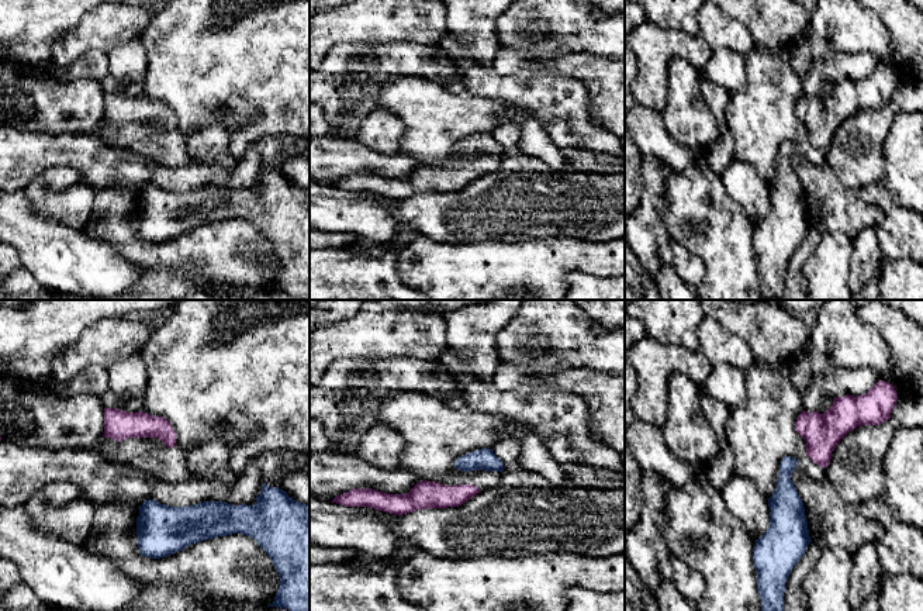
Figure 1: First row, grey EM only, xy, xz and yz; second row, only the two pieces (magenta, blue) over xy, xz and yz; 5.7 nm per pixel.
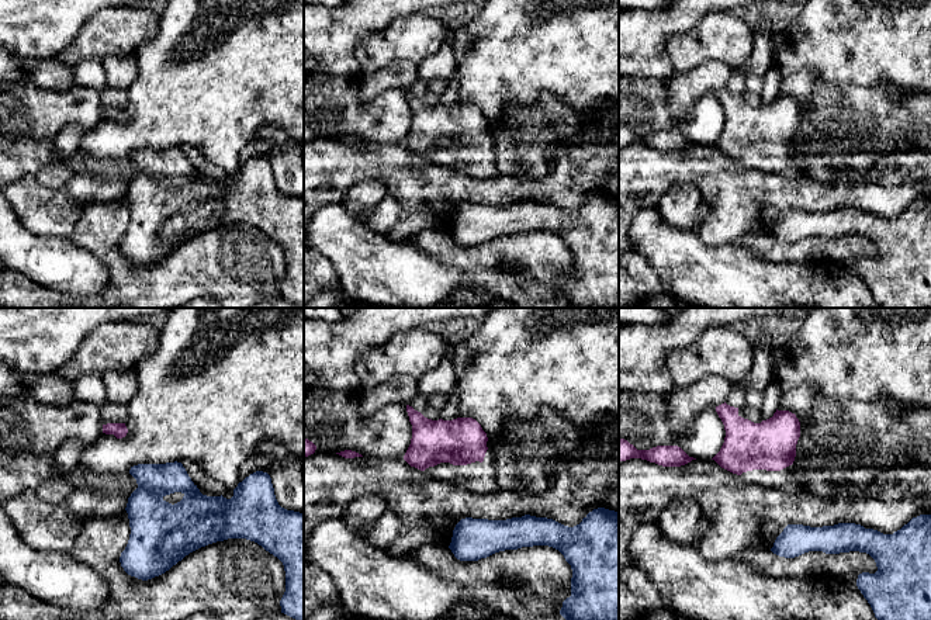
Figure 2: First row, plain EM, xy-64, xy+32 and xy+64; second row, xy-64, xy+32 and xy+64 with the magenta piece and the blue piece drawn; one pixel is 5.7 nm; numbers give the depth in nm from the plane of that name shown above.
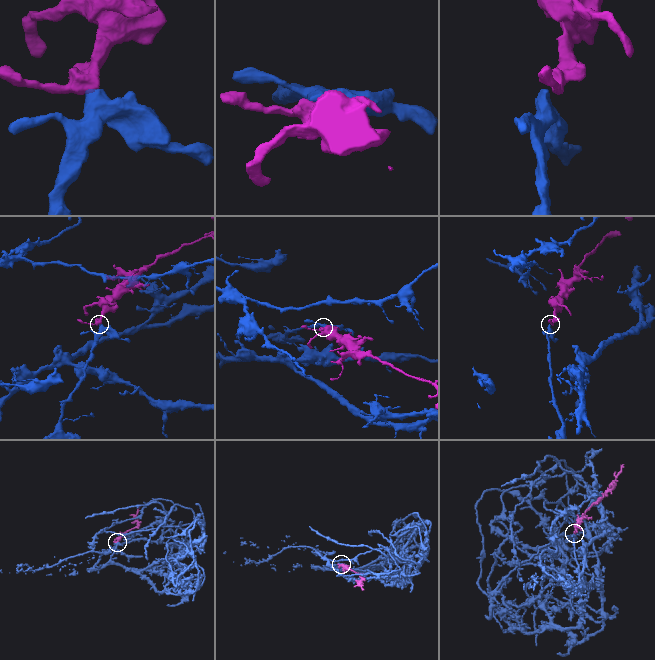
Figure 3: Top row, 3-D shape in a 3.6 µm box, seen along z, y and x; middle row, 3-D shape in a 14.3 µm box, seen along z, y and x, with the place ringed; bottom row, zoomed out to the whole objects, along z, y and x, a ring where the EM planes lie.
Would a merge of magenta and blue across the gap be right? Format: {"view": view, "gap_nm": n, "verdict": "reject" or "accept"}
{"view": "yz", "gap_nm": 60, "verdict": "accept"}

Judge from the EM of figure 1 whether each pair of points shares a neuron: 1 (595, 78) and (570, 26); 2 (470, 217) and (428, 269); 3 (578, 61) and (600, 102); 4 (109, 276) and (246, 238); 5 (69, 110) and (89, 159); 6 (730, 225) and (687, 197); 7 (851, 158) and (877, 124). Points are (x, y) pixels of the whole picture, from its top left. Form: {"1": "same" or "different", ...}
{"1": "different", "2": "different", "3": "same", "4": "different", "5": "different", "6": "same", "7": "same"}

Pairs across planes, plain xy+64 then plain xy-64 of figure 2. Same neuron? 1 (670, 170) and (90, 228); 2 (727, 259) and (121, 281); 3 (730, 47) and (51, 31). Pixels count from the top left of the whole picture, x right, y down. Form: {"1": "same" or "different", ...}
{"1": "different", "2": "different", "3": "different"}

